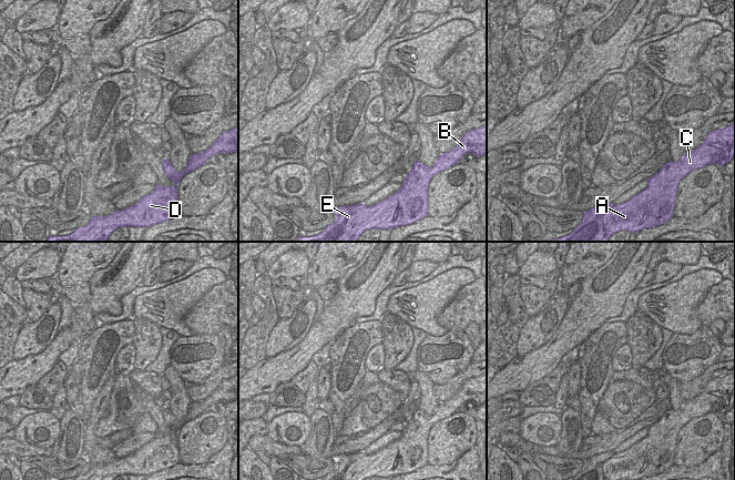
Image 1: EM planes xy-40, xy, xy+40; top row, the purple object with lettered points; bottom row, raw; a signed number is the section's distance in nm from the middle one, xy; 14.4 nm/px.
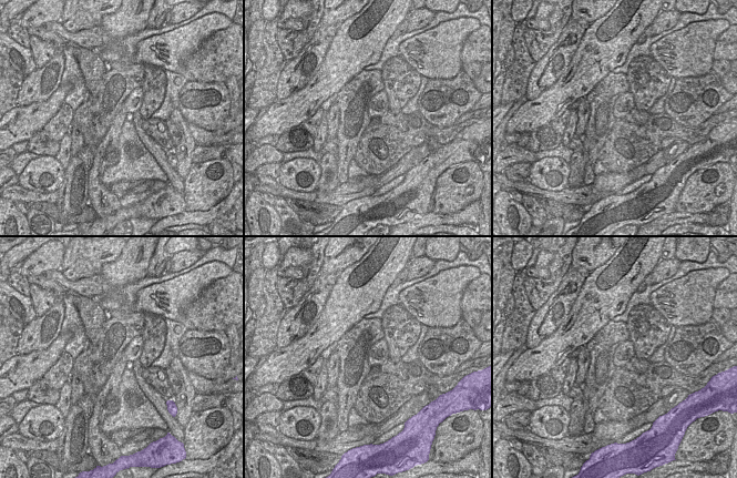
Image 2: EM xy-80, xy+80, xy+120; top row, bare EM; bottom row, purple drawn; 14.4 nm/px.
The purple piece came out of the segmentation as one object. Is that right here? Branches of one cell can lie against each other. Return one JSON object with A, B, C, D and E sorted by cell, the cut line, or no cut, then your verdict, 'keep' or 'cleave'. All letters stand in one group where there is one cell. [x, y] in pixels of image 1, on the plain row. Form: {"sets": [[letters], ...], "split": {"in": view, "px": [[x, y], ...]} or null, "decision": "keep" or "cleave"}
{"sets": [["A", "B", "C", "D", "E"]], "split": null, "decision": "keep"}

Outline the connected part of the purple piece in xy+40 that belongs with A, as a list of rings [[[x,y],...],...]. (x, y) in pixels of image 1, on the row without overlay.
[[[735,371],[717,377],[707,382],[704,390],[695,398],[684,401],[680,409],[667,410],[652,426],[647,428],[647,436],[634,443],[630,449],[621,452],[603,452],[582,460],[584,464],[573,480],[640,480],[662,473],[673,466],[678,431],[690,420],[708,412],[725,413],[735,404]]]

